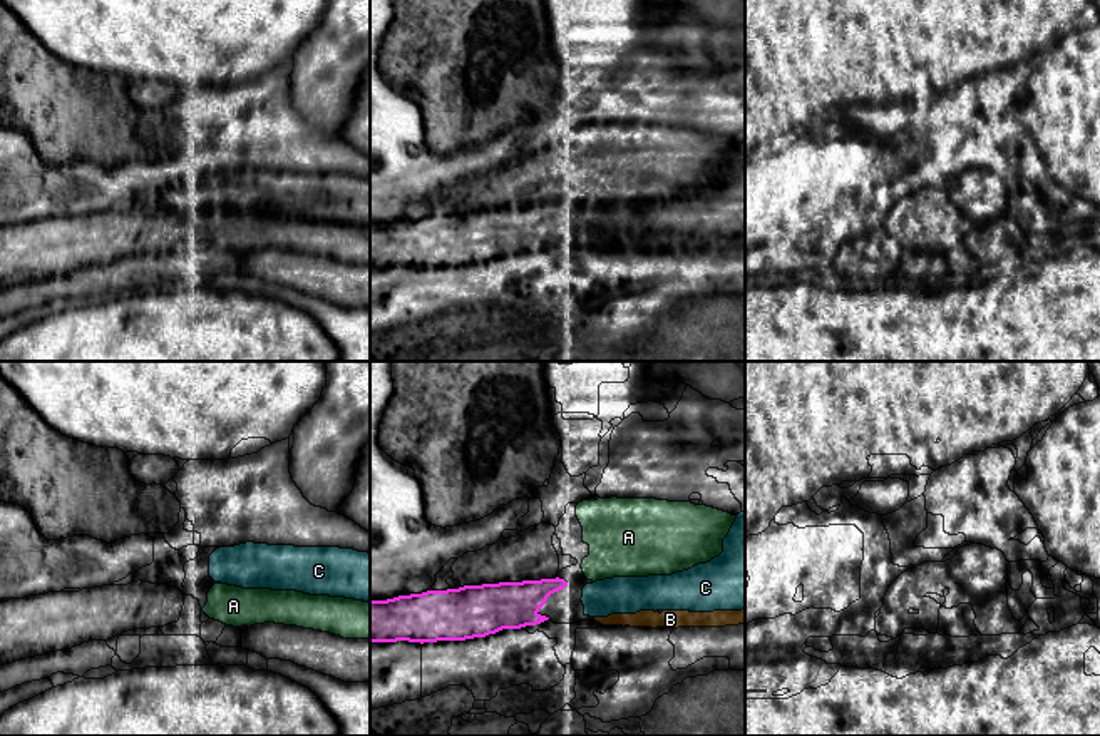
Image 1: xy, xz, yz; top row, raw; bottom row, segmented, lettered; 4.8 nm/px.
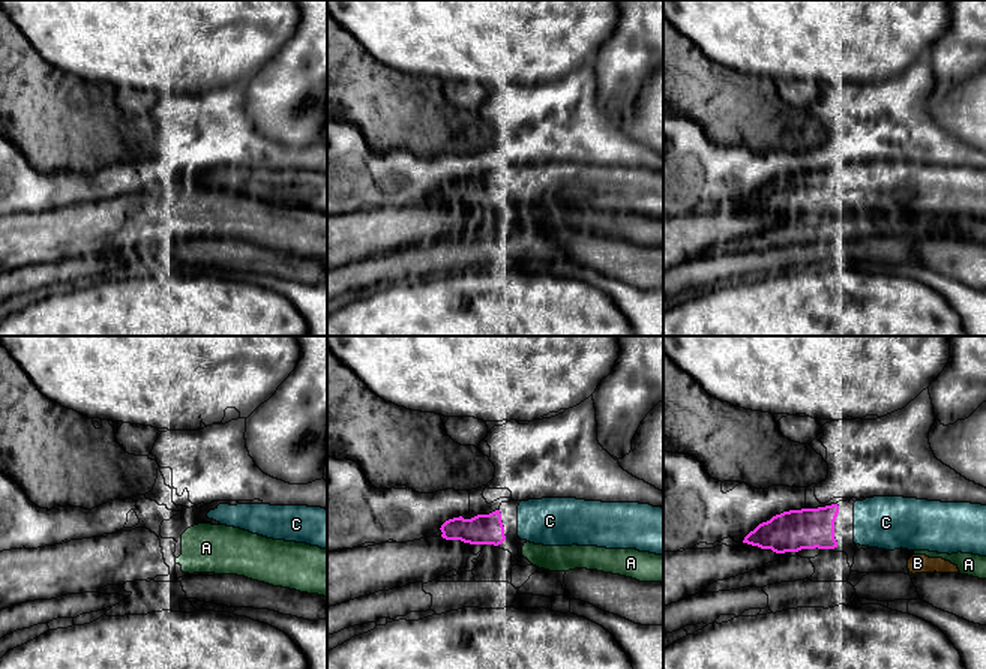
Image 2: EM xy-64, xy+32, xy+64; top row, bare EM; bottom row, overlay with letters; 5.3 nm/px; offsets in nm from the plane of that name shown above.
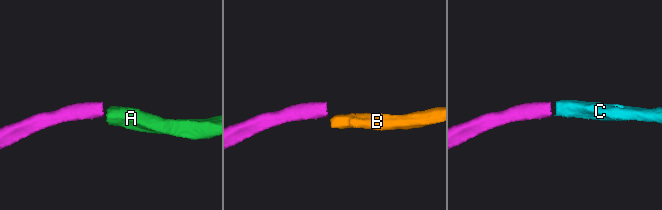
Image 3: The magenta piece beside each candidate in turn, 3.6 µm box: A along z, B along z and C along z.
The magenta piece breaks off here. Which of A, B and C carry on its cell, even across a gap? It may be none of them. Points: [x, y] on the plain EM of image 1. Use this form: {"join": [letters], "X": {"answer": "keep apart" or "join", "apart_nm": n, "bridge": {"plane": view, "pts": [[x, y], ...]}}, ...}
{"join": ["C"], "A": {"answer": "keep apart", "apart_nm": 90, "bridge": {"plane": "xz", "pts": [[566, 208], [583, 198]]}}, "B": {"answer": "keep apart", "apart_nm": 200, "bridge": {"plane": "xz", "pts": [[563, 213], [595, 243]]}}, "C": {"answer": "join", "apart_nm": 80, "bridge": {"plane": "xz", "pts": [[566, 209], [583, 213]]}}}

